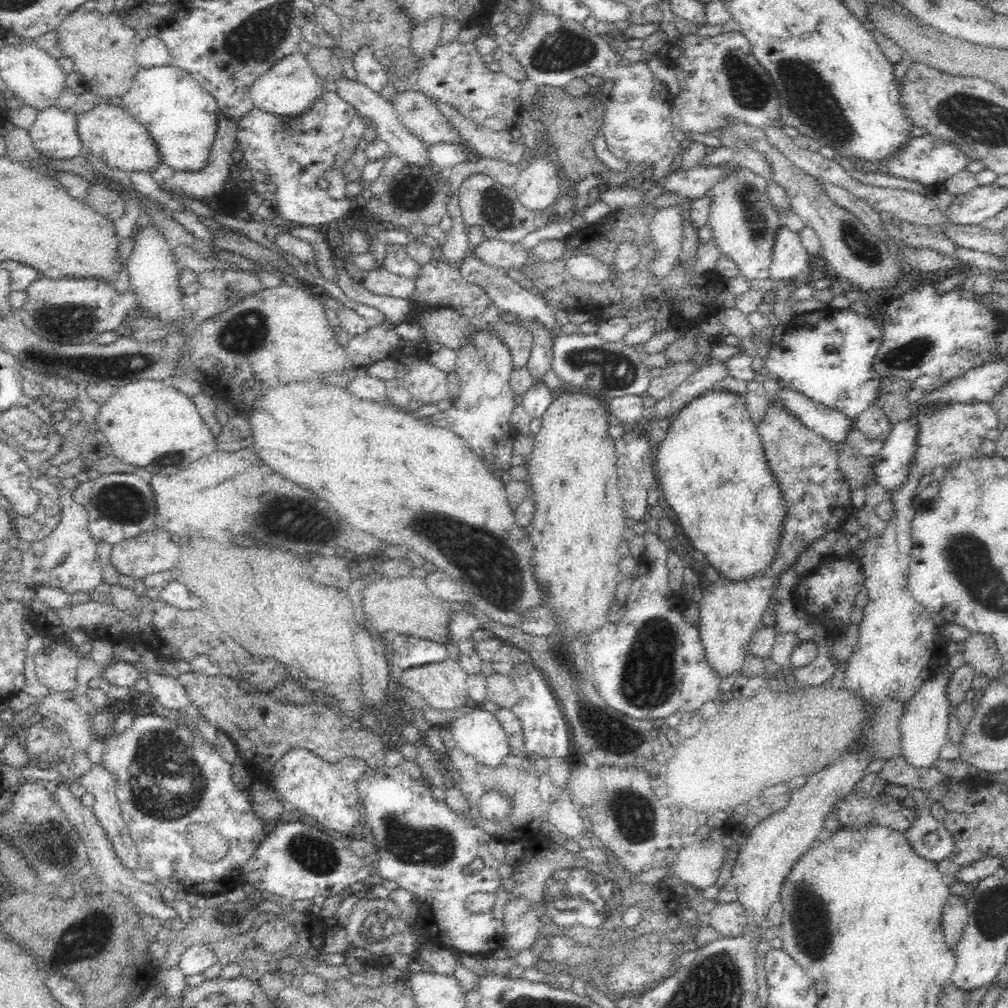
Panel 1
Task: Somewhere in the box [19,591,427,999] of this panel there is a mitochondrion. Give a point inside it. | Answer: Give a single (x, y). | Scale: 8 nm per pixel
(165, 784)

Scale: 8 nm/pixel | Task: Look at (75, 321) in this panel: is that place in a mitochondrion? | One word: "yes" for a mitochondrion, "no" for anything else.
yes

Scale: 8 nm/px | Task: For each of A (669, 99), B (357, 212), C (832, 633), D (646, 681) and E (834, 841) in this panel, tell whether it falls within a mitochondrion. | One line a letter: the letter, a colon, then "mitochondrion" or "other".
A: other
B: other
C: other
D: mitochondrion
E: other

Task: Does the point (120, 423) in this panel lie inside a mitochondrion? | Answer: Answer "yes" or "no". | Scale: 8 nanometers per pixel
no

